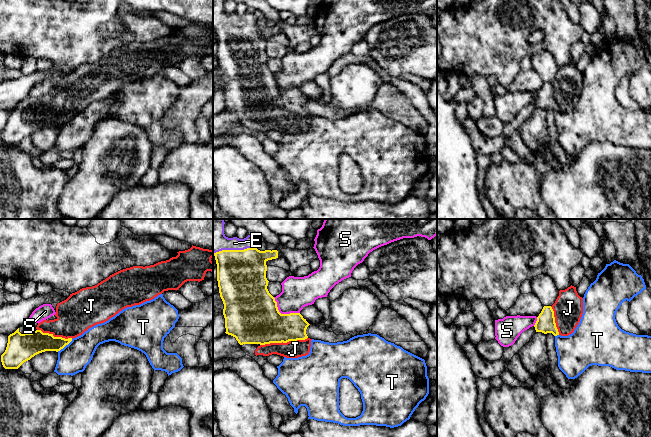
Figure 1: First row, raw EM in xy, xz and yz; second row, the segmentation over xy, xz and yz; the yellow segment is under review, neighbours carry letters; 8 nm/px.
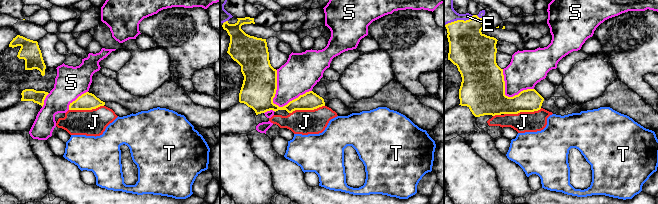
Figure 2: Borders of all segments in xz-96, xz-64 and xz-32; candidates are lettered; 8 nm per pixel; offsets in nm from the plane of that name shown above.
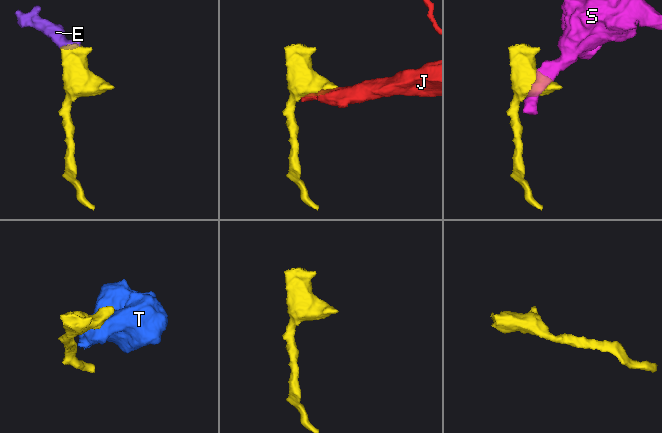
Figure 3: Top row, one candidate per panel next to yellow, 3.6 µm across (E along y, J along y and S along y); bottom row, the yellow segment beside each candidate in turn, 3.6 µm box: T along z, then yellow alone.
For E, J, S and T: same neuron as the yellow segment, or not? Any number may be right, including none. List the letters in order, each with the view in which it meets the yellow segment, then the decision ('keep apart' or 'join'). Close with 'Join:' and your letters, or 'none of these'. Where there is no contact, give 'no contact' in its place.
E: meets yellow in xz; join
J: meets yellow in xz; join
S: meets yellow in xz; keep apart
T: meets yellow in xy; keep apart
Join: E, J

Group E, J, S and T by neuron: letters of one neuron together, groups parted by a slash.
E J / S / T

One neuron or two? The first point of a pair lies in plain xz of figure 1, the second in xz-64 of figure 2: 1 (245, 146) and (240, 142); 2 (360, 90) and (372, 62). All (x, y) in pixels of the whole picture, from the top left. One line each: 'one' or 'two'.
1: two
2: one

